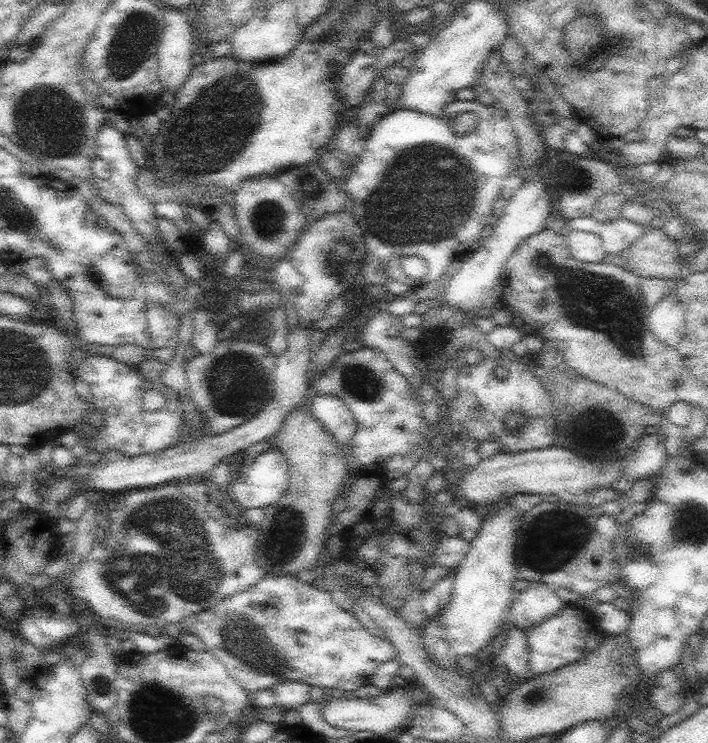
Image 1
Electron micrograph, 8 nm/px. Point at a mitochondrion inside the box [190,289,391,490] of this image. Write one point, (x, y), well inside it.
(217, 381)

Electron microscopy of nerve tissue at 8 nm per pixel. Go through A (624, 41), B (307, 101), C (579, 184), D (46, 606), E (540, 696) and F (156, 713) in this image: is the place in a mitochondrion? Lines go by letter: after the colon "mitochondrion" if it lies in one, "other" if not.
A: mitochondrion
B: other
C: mitochondrion
D: other
E: mitochondrion
F: mitochondrion

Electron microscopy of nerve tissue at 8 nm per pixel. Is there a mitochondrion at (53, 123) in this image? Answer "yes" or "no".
yes

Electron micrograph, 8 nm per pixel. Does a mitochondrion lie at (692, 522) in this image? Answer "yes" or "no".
yes

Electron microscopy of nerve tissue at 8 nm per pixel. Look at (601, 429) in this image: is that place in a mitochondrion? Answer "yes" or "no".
yes

